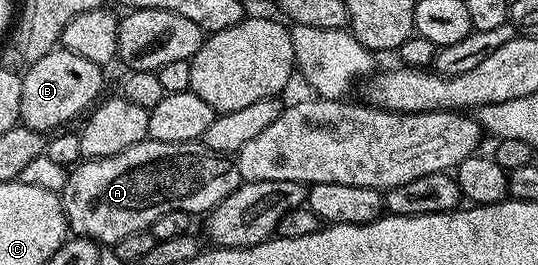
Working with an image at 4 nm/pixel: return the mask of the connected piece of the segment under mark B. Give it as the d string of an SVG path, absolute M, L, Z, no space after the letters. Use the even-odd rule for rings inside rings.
M56 47L52 53L45 55L45 59L30 62L26 69L27 73L22 74L19 120L29 129L58 130L62 121L94 106L100 96L98 93L103 89L104 70L97 63L89 63L89 59L62 47Z

